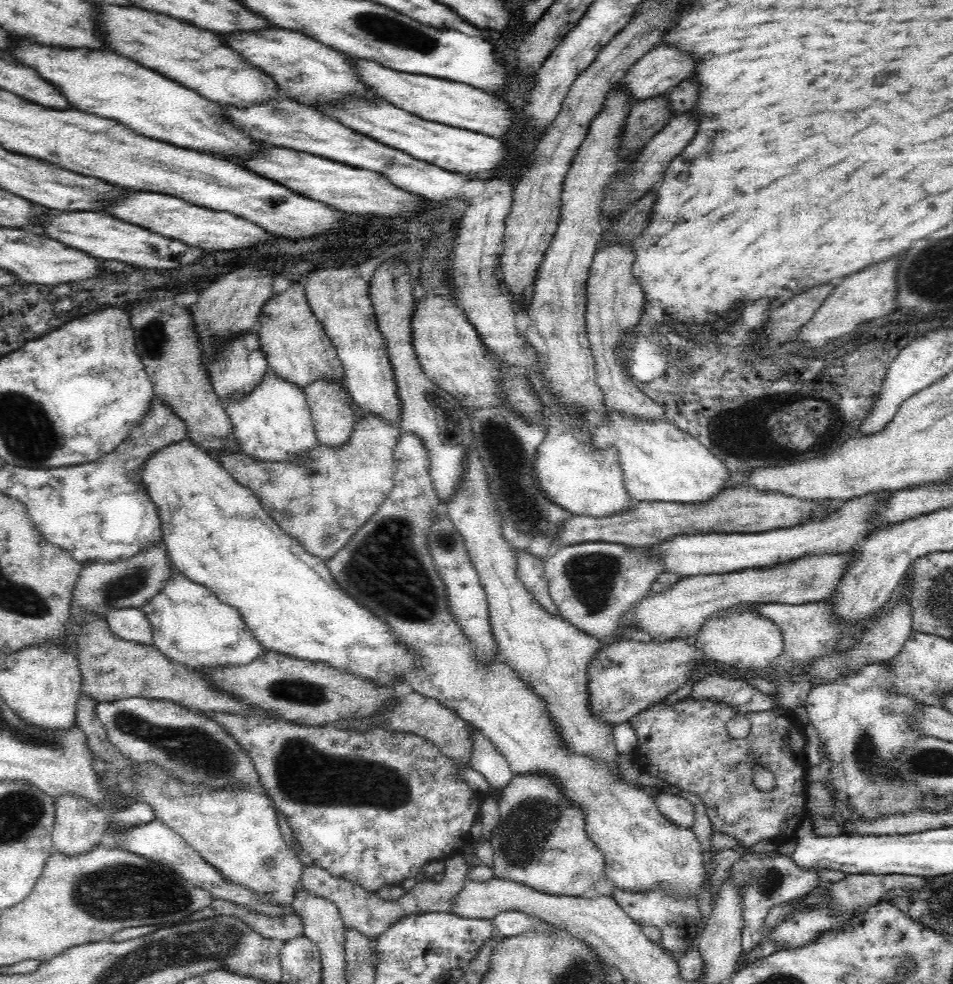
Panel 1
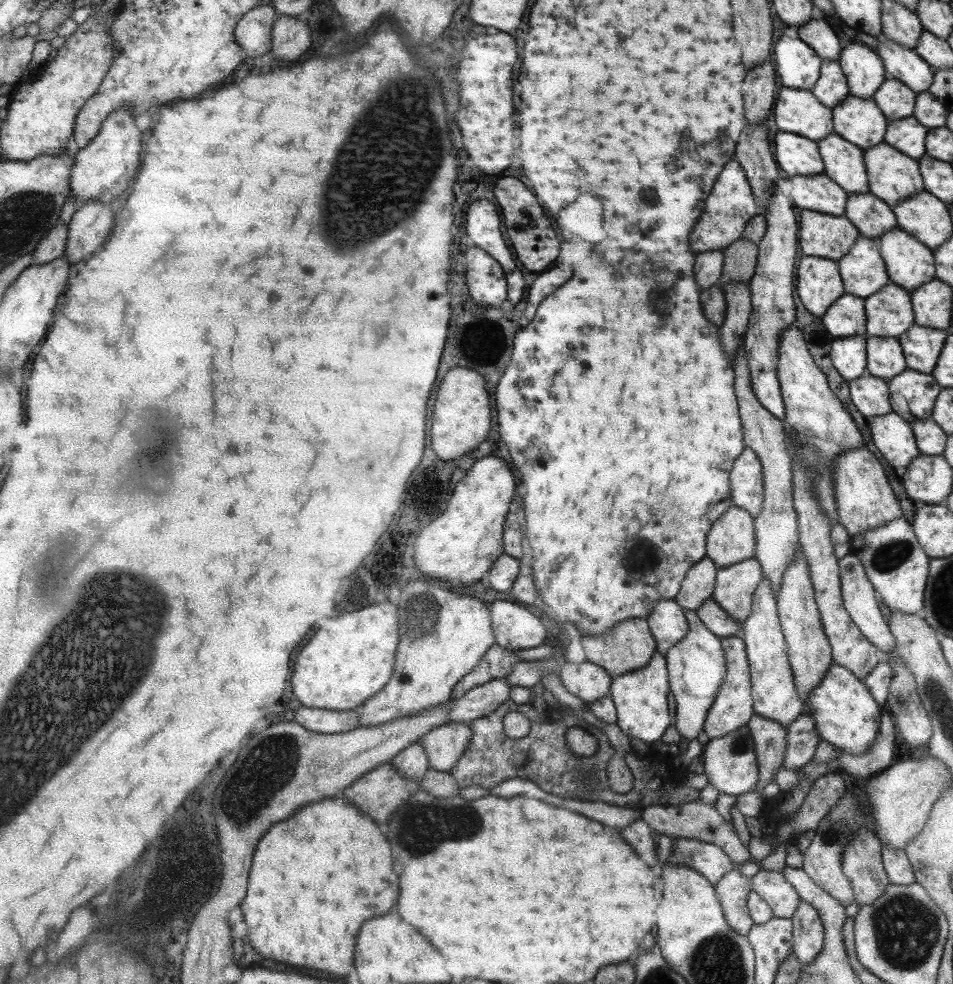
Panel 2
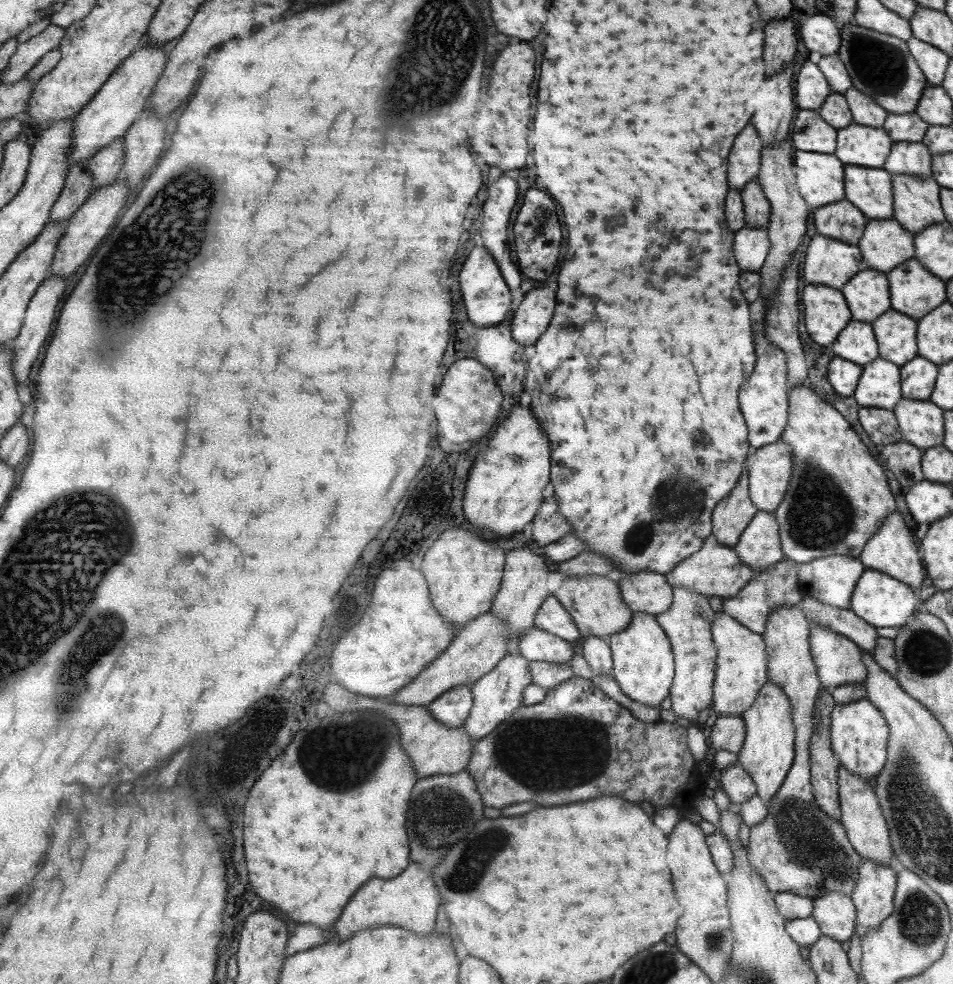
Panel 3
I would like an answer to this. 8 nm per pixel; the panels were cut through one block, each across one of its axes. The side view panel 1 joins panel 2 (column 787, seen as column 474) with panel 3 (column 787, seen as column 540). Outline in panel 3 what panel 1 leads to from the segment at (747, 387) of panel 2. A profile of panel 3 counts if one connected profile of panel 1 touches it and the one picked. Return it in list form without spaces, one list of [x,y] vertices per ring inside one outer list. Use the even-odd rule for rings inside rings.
[[[799,603],[793,606],[781,606],[775,610],[768,618],[767,629],[762,635],[767,649],[768,680],[778,683],[791,701],[795,723],[795,762],[779,793],[769,802],[769,813],[765,821],[751,828],[747,846],[748,858],[751,859],[751,866],[755,867],[766,879],[773,893],[790,892],[808,898],[822,898],[832,892],[841,892],[851,896],[859,881],[862,858],[851,845],[847,837],[847,829],[842,821],[832,818],[819,805],[811,783],[810,746],[812,745],[811,736],[814,733],[814,708],[819,691],[822,689],[822,682],[811,654],[810,629],[811,622],[802,610],[802,604]]]

